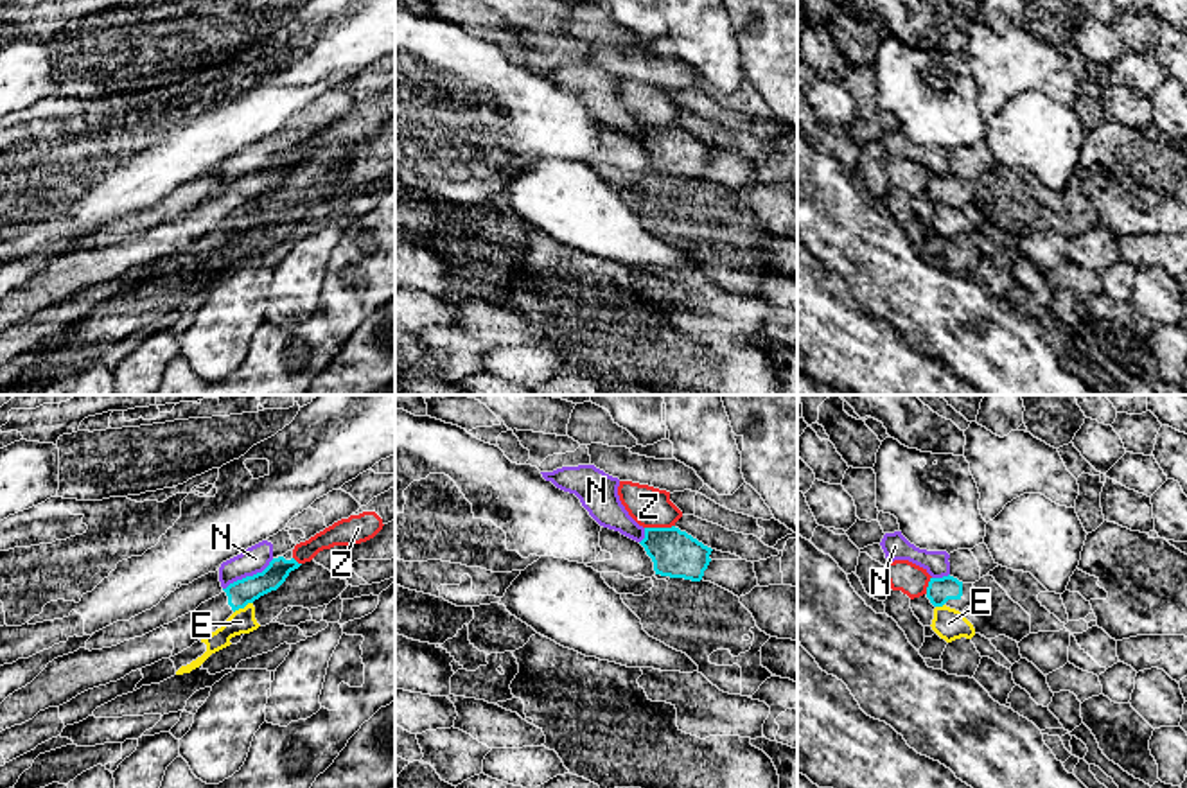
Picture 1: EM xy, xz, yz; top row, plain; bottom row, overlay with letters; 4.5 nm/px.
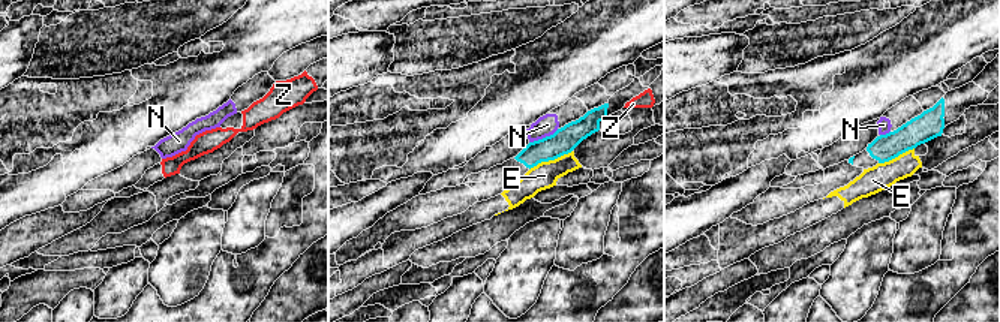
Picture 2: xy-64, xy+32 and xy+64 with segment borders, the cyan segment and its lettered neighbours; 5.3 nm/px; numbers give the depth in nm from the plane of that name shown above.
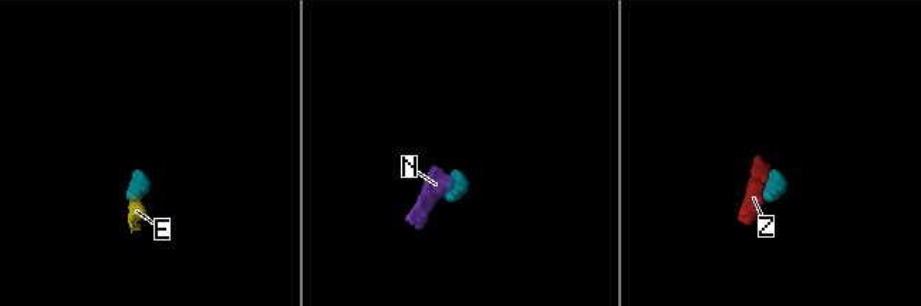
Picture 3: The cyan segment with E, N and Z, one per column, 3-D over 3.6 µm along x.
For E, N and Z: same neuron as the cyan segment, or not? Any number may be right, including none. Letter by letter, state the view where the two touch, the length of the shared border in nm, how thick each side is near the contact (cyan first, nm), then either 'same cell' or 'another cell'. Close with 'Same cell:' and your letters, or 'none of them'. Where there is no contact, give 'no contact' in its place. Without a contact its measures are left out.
E: contact in xy; length 100 nm; calibres 120 and 110 nm; another cell
N: contact in xy; length 280 nm; calibres 120 and 120 nm; another cell
Z: contact in xz; length 140 nm; calibres 200 and 180 nm; another cell
Same cell: none of them

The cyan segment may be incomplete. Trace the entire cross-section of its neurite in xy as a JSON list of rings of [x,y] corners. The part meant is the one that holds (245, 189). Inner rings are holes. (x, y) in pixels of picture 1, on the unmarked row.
[[[273,156],[262,171],[230,181],[194,210],[142,235],[102,248],[79,246],[54,257],[31,282],[0,302],[0,330],[32,318],[40,309],[59,305],[88,287],[117,280],[131,269],[181,251],[221,226],[235,208],[277,188],[300,163],[295,156]]]

